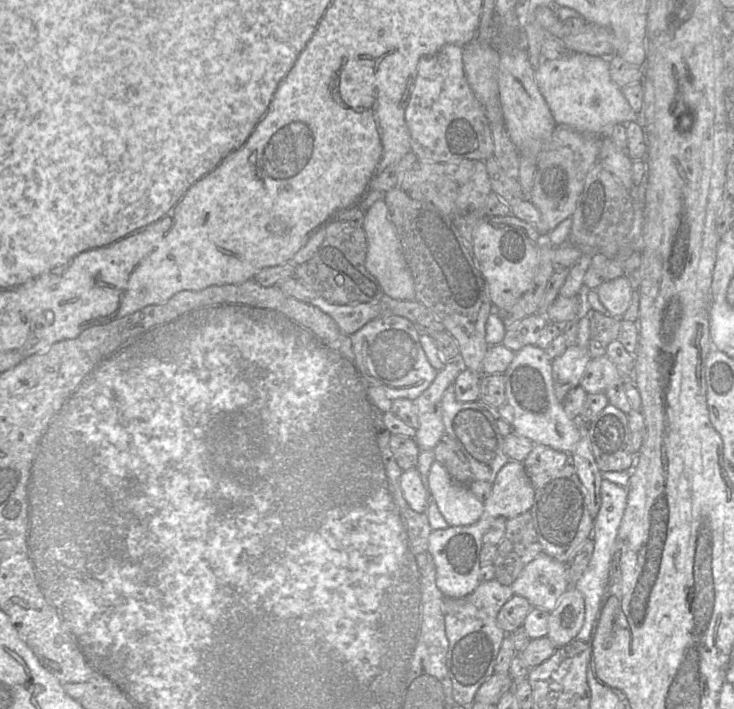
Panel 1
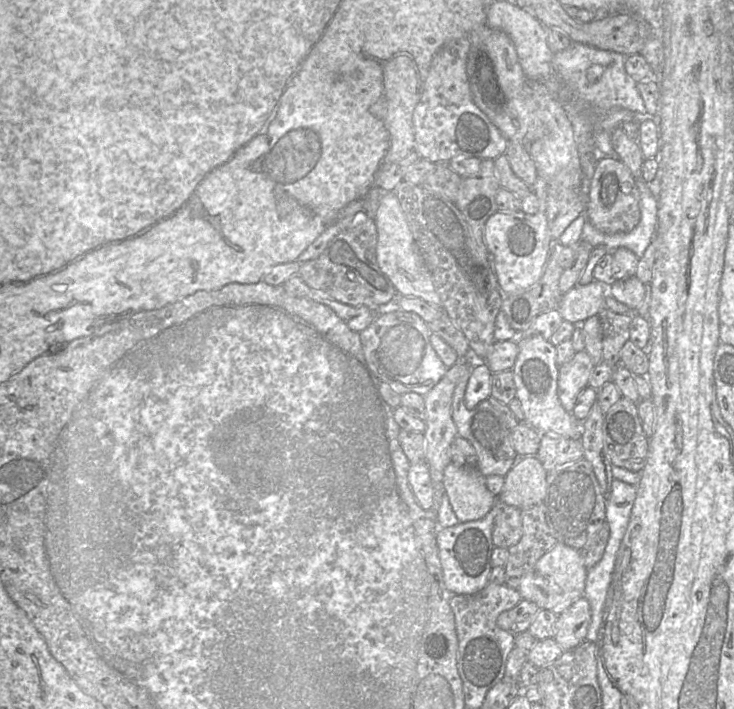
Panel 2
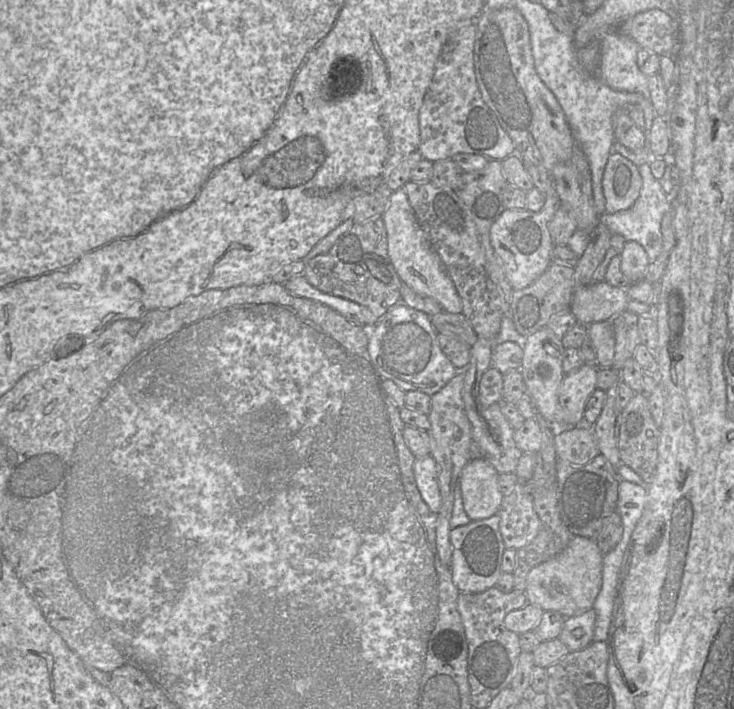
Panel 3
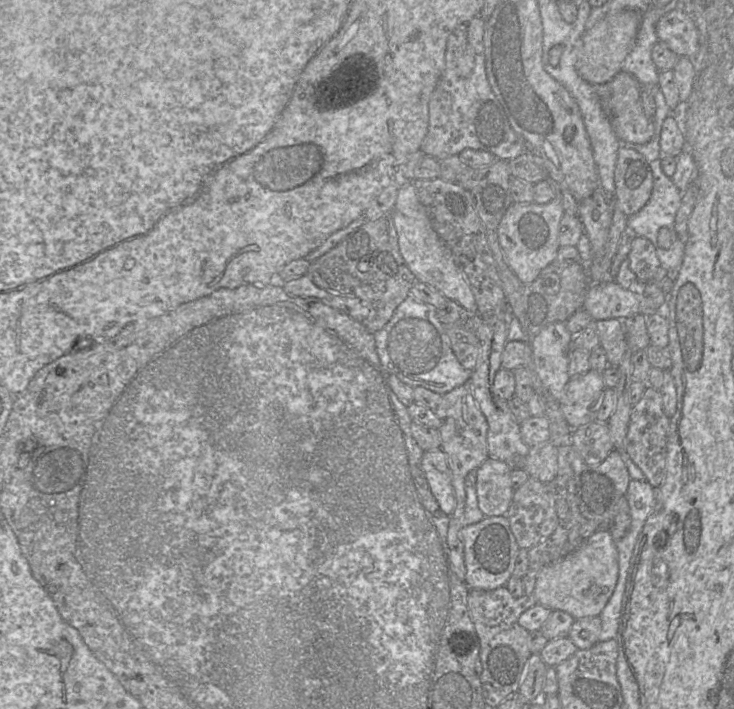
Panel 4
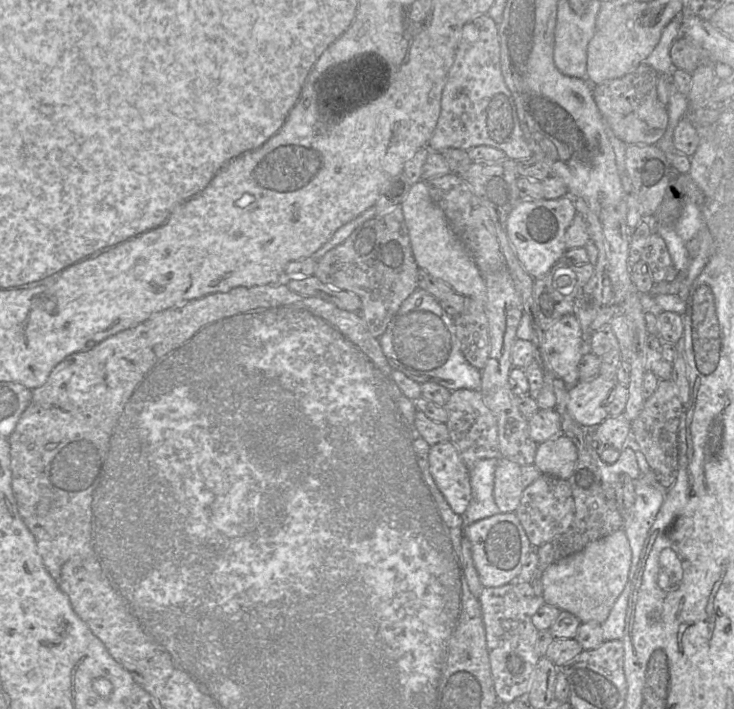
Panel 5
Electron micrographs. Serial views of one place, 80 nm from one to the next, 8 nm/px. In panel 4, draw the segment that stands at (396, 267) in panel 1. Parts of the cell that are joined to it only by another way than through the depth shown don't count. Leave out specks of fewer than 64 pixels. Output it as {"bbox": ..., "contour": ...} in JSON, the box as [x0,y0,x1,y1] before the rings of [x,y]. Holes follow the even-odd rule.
{"bbox":[392,183,476,312],"contour":[[[413,183],[399,189],[392,217],[400,253],[416,280],[434,287],[464,310],[476,312],[476,301],[468,280],[448,247],[432,227],[427,210],[421,204]]]}

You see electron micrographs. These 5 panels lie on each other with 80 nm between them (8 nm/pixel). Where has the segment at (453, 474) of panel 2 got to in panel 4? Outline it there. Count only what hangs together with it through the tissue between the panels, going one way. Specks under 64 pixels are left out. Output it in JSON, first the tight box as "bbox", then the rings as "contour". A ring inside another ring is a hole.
{"bbox":[476,459,512,517],"contour":[[[487,459],[476,469],[478,507],[485,517],[505,515],[512,502],[512,469],[504,462]]]}

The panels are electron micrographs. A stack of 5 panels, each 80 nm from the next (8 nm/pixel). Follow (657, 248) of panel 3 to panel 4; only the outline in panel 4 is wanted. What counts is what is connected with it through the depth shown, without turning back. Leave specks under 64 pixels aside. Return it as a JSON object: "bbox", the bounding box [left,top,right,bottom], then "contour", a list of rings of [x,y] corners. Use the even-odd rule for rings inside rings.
{"bbox":[627,159,697,247],"contour":[[[659,159],[650,162],[649,166],[654,178],[650,199],[637,213],[628,216],[627,227],[632,230],[636,237],[647,238],[654,245],[656,245],[656,247],[658,247],[660,230],[662,228],[673,230],[674,228],[678,239],[684,244],[685,247],[685,241],[688,235],[687,220],[697,199],[697,187],[696,185],[691,185],[687,188],[686,192],[675,188],[671,178],[662,172]],[[678,210],[679,214],[677,220],[675,221]]]}

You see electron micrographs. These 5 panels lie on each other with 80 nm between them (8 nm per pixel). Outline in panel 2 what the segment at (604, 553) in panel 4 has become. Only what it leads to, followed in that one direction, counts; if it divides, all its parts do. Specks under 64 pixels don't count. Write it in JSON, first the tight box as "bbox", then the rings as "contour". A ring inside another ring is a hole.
{"bbox":[517,543,587,615],"contour":[[[558,543],[524,574],[517,590],[523,599],[533,602],[540,610],[559,615],[583,597],[587,573],[581,551]]]}

